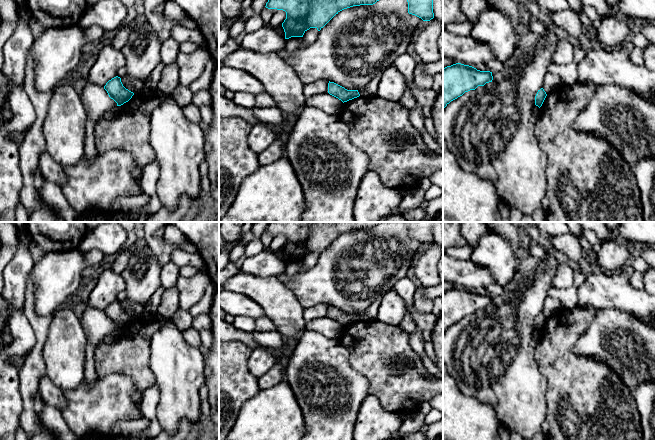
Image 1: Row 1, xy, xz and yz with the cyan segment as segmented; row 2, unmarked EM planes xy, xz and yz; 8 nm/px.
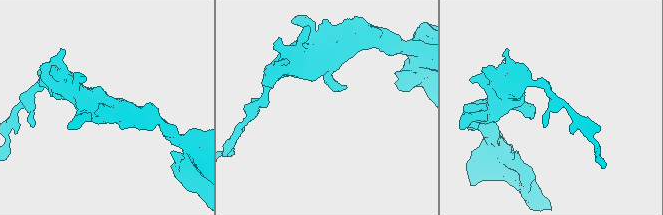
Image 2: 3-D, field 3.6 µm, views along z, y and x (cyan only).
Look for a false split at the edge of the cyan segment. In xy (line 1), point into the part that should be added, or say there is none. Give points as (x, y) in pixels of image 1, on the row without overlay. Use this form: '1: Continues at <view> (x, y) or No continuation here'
1: No continuation here

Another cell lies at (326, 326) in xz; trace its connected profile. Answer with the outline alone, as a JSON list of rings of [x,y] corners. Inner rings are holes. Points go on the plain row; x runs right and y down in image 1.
[[[322,317],[306,322],[305,330],[312,330],[328,338],[340,339],[343,326],[329,317]]]

